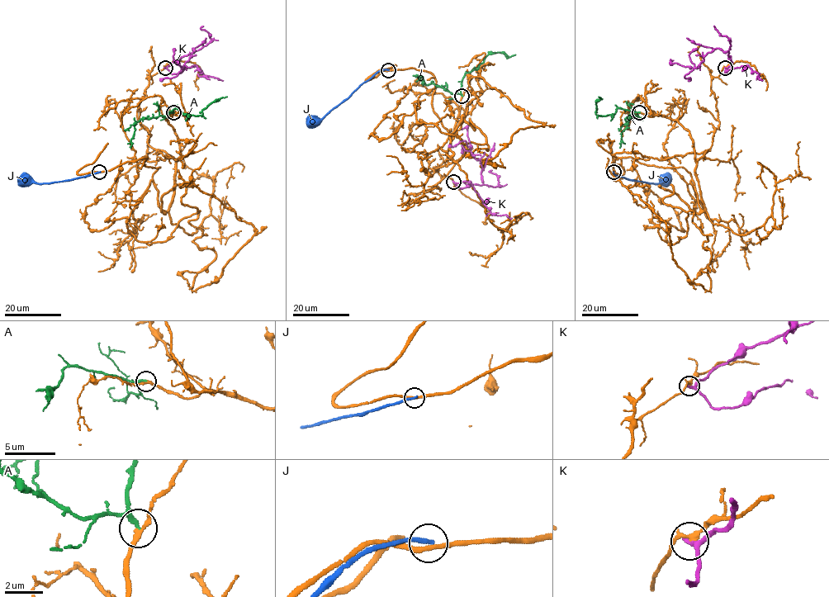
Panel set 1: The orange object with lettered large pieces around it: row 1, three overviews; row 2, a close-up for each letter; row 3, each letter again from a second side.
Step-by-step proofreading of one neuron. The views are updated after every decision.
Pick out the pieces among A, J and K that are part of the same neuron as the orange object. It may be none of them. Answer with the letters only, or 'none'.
A

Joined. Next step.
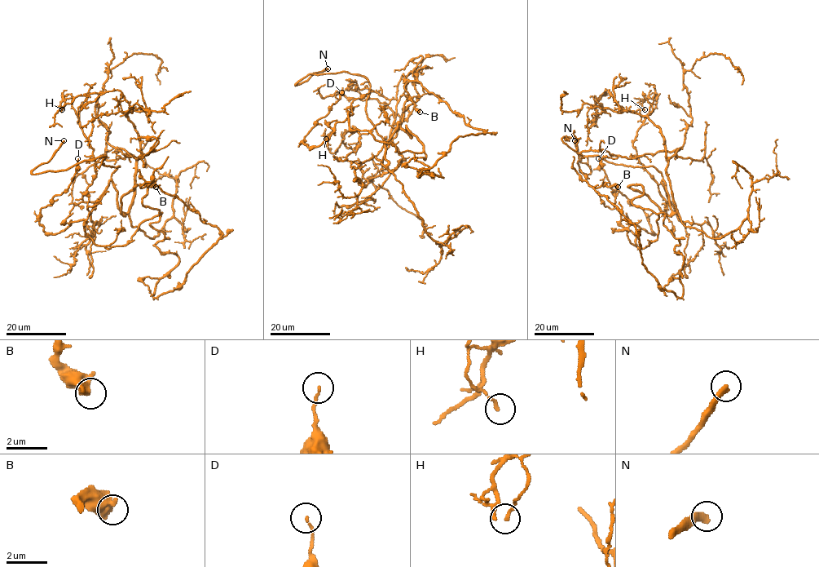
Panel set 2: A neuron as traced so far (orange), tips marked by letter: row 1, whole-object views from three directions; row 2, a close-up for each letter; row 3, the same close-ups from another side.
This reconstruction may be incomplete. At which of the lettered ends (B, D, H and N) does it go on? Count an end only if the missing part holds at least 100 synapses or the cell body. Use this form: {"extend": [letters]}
{"extend": ["N"]}

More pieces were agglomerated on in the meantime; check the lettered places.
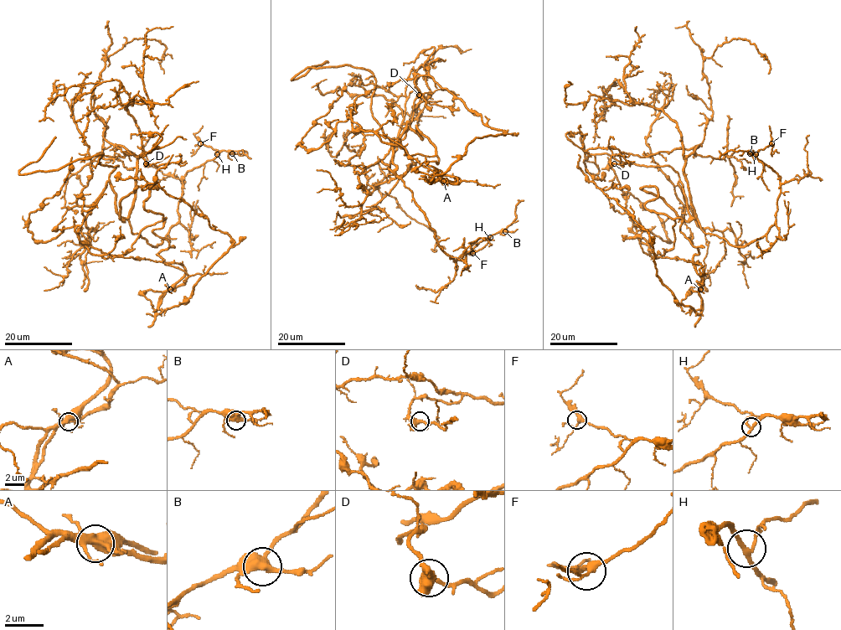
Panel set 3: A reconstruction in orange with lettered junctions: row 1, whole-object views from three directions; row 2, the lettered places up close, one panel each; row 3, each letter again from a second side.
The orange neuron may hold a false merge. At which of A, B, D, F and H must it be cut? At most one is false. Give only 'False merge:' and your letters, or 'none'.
False merge: A

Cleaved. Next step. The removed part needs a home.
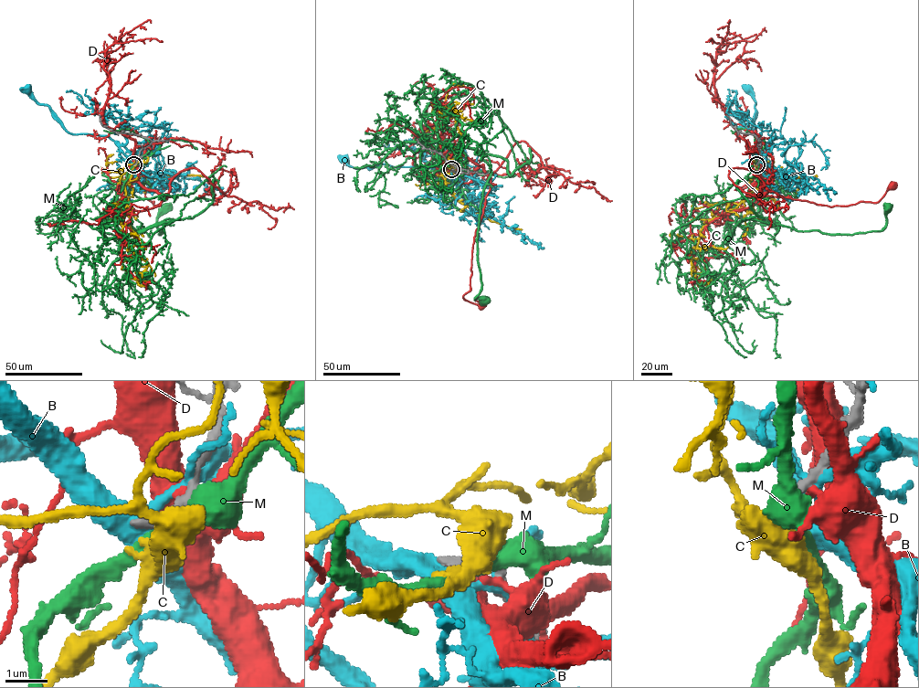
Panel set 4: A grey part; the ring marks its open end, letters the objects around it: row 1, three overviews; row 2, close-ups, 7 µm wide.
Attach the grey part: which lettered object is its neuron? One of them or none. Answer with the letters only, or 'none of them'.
none of them

